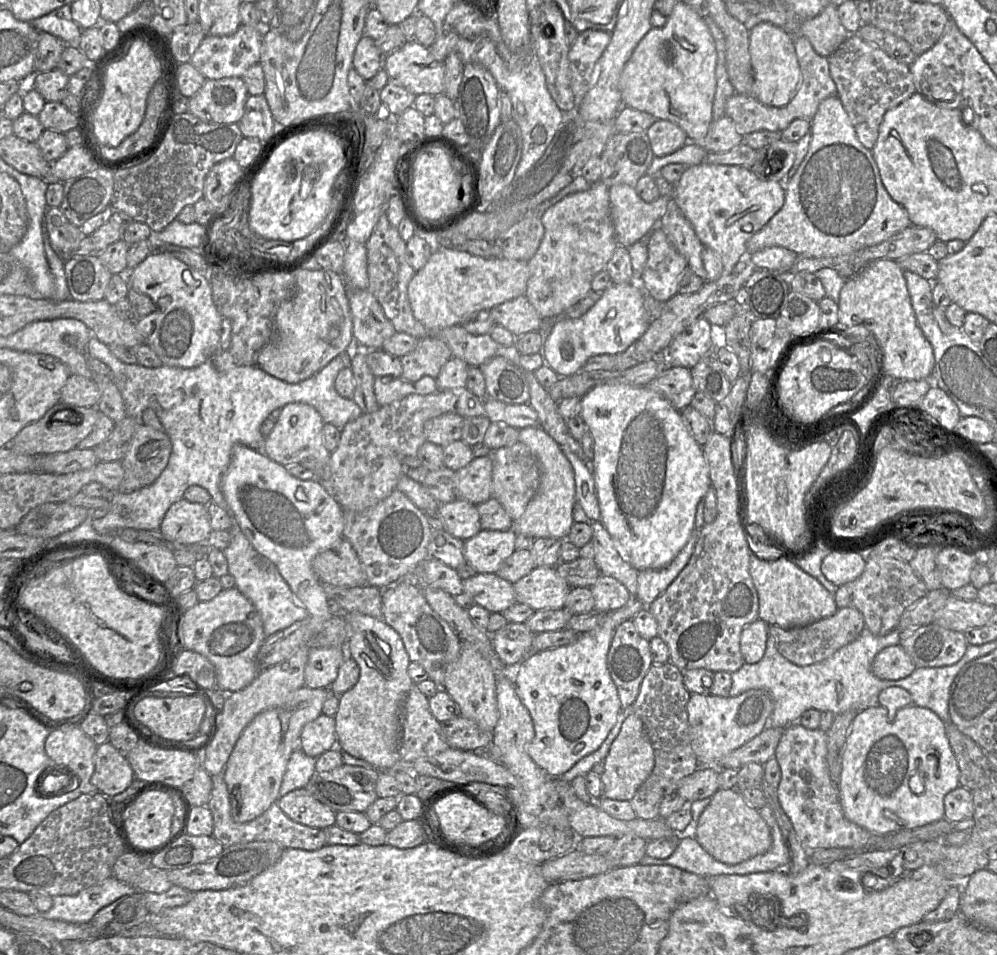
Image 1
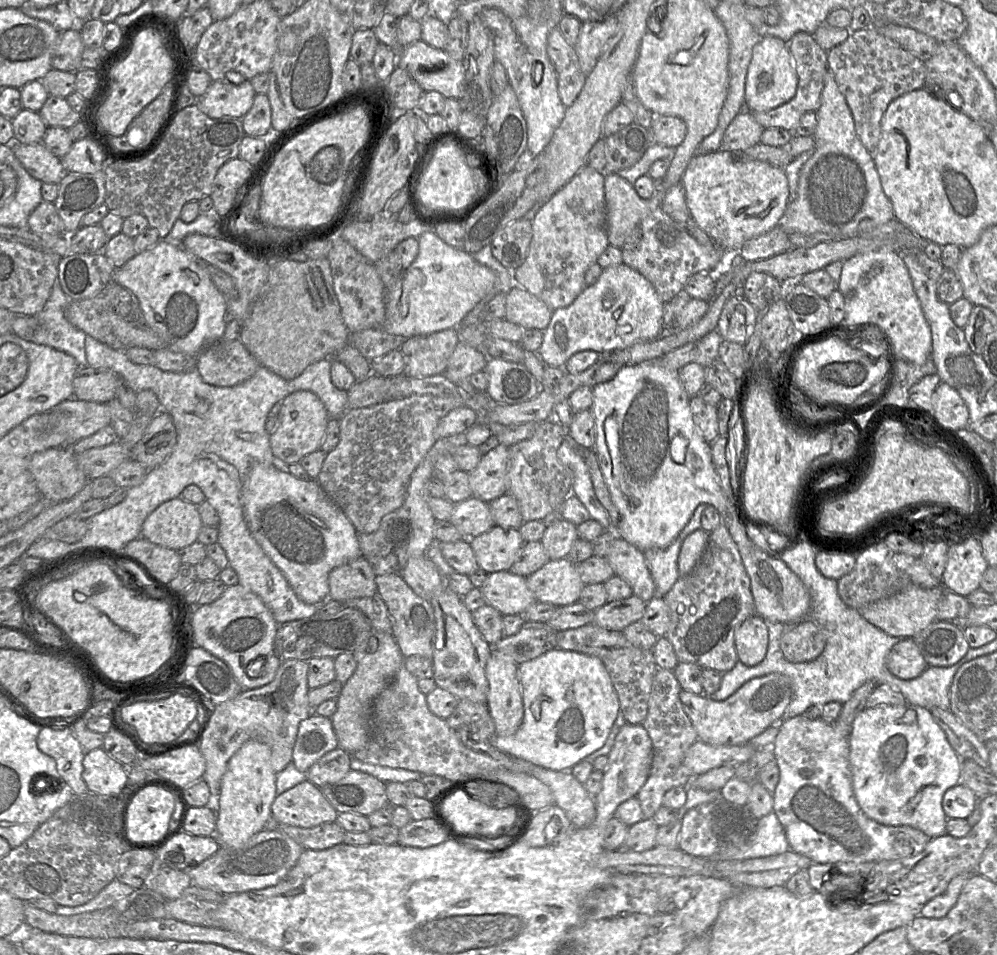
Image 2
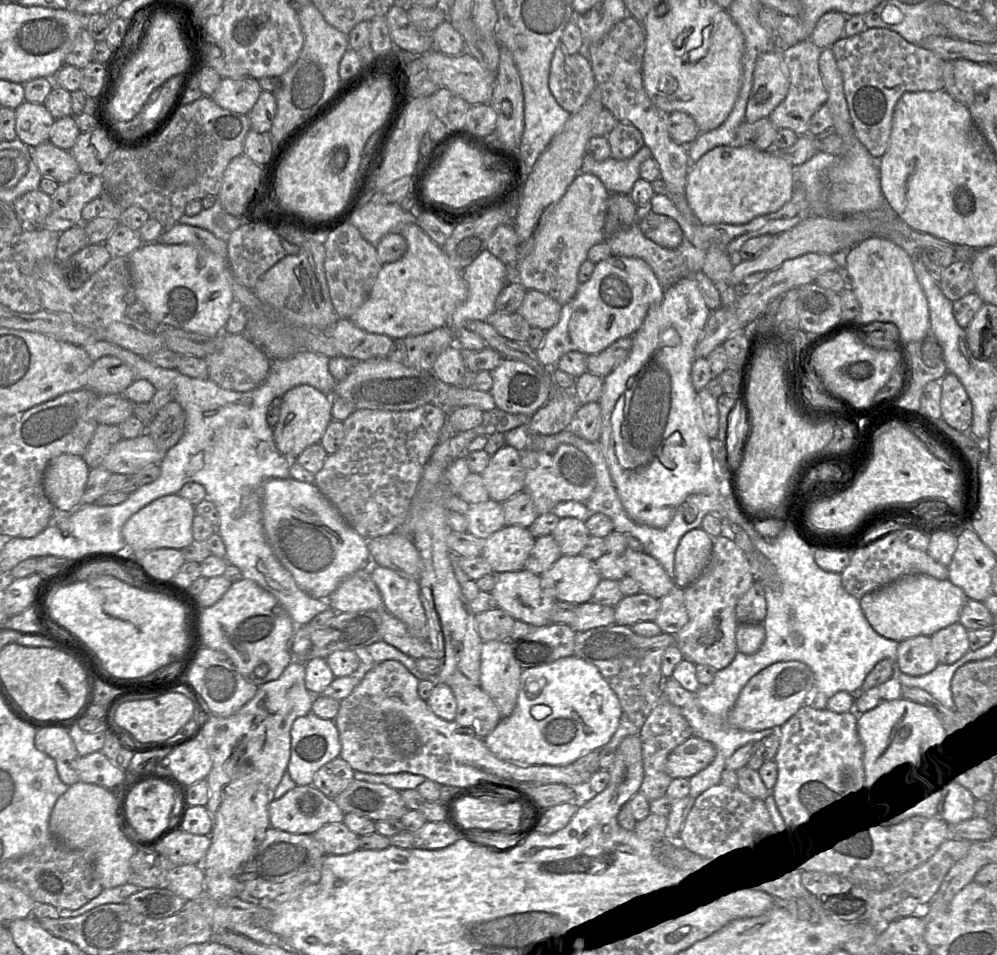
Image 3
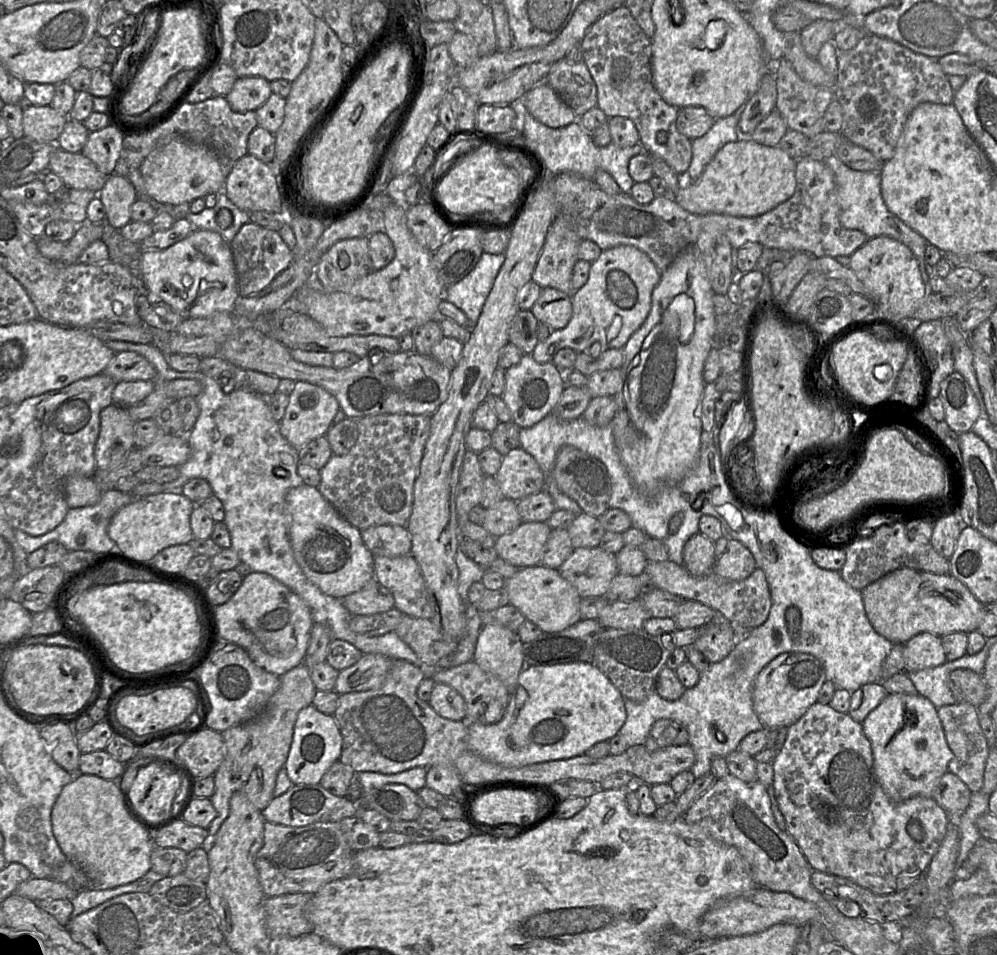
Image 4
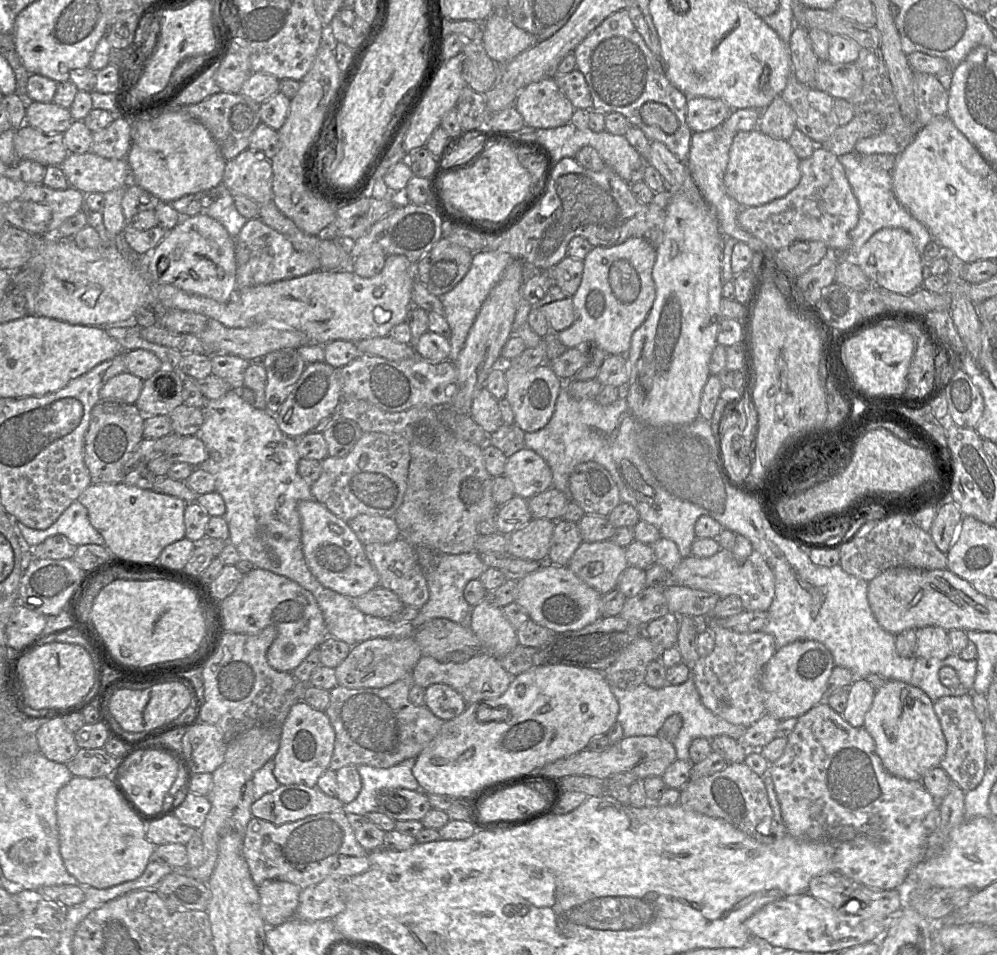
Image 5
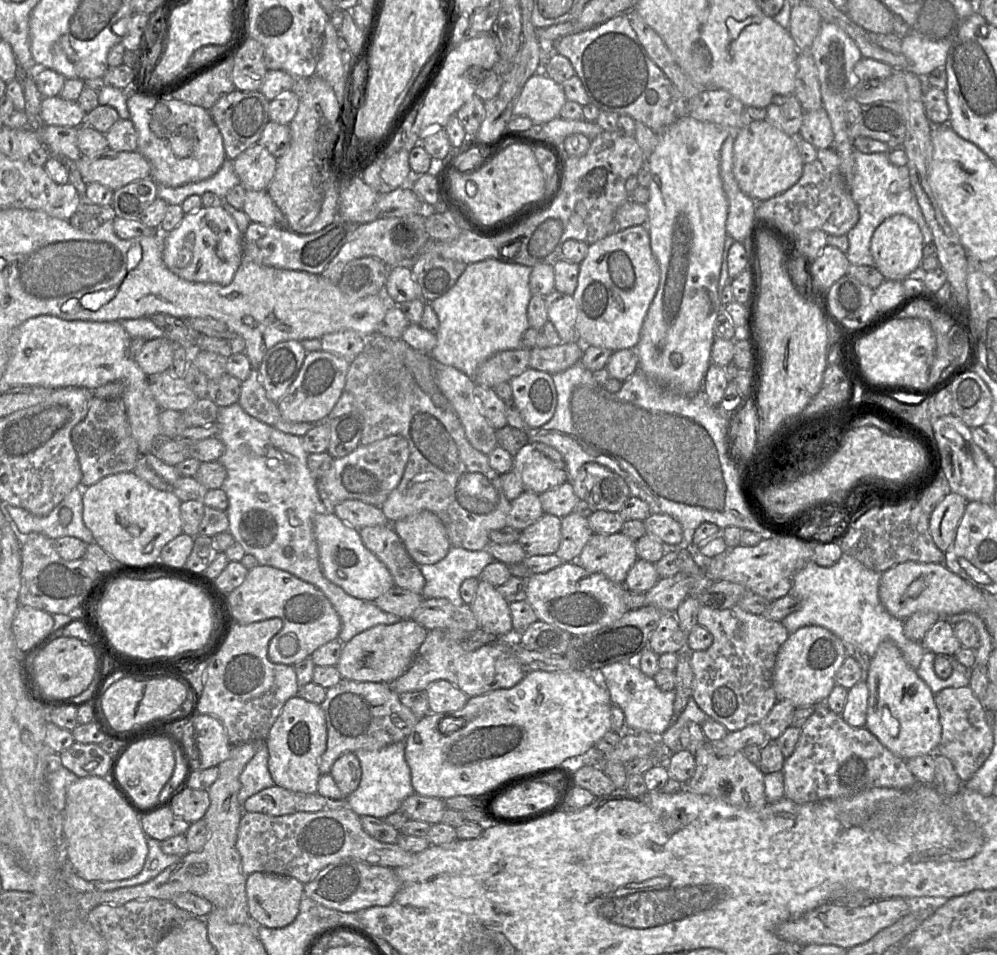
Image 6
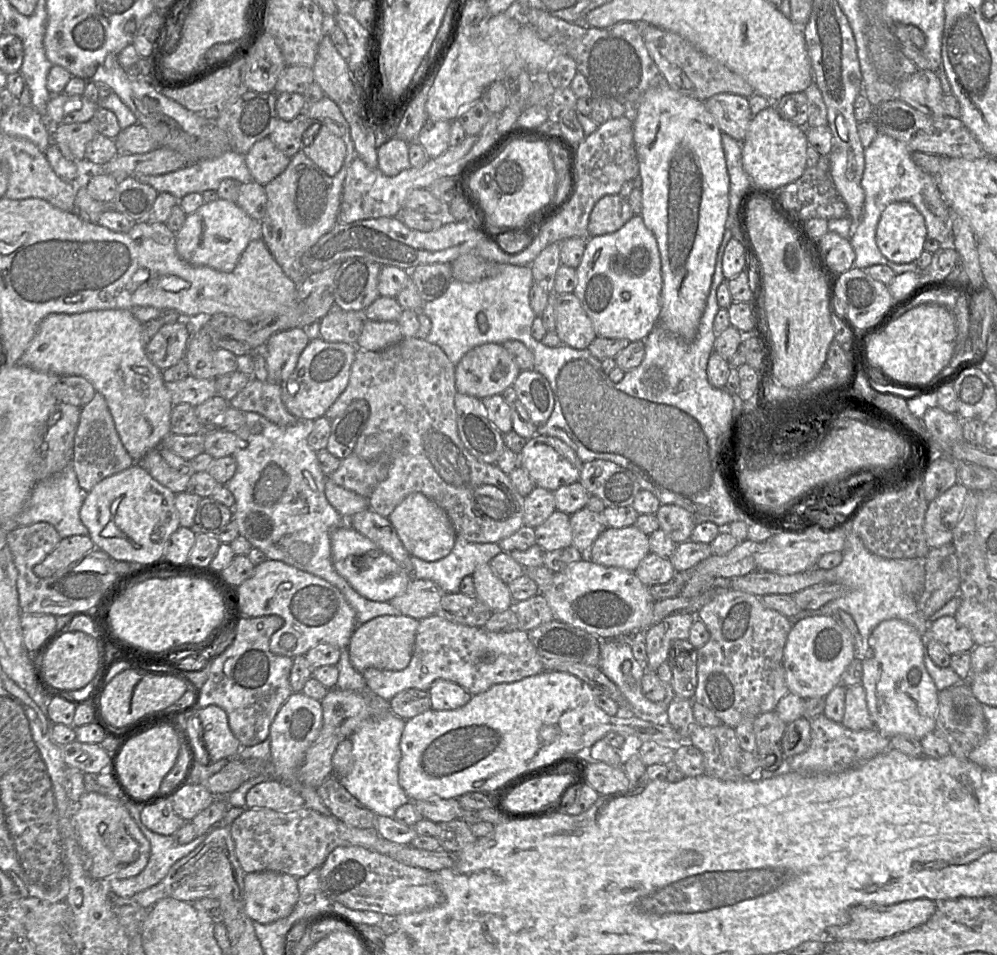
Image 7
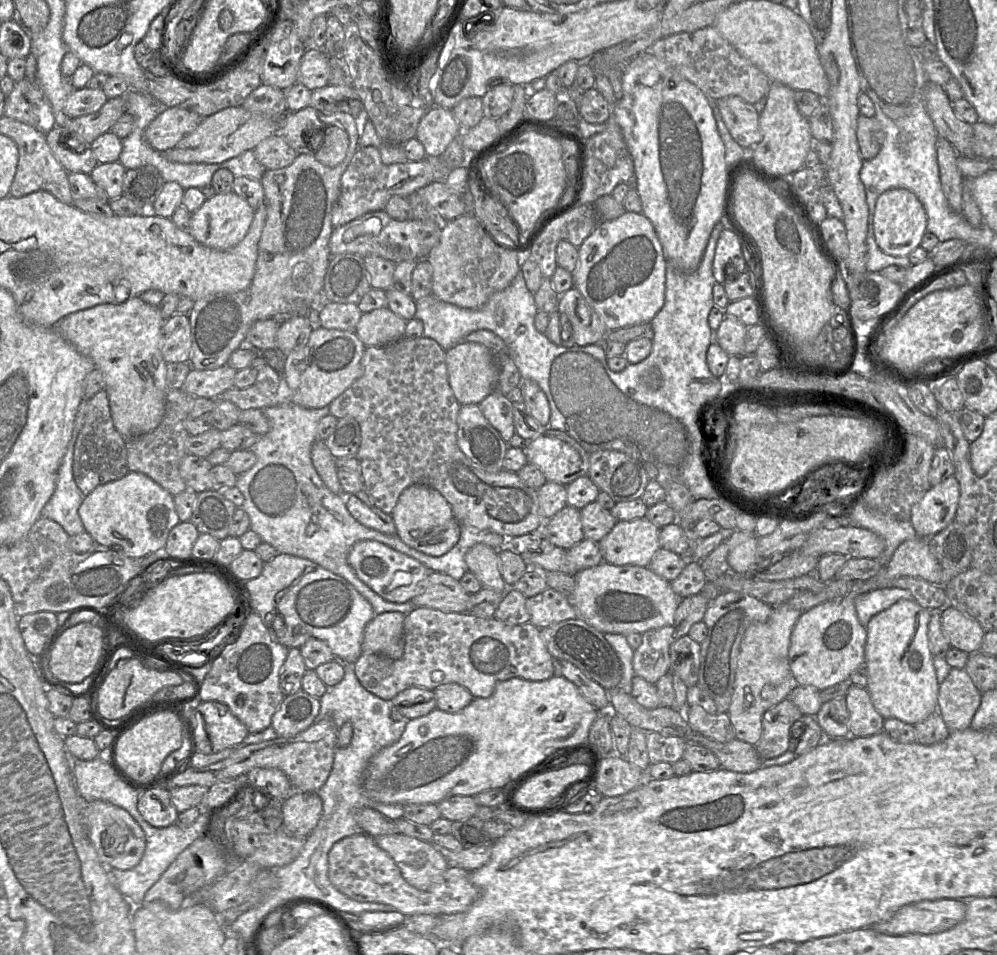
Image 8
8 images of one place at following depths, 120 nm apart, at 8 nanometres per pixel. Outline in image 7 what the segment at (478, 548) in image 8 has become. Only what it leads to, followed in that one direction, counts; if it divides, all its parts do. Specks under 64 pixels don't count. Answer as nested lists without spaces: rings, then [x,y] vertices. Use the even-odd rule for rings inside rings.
[[[489,563],[477,566],[472,577],[475,596],[483,601],[493,613],[503,612],[513,605],[514,601],[508,585],[493,572]]]

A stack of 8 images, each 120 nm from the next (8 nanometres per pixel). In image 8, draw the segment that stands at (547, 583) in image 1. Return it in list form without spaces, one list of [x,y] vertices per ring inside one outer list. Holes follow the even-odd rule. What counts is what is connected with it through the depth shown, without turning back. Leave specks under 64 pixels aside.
[[[645,517],[631,521],[617,521],[611,531],[598,542],[603,562],[618,566],[648,567],[654,554],[661,548],[659,532],[660,528]]]

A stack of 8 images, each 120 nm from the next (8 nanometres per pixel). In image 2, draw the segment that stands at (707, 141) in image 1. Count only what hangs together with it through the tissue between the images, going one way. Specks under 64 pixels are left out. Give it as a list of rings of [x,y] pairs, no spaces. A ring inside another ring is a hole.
[[[743,109],[734,117],[724,132],[721,149],[743,153],[760,143],[764,128],[755,120],[753,113]]]

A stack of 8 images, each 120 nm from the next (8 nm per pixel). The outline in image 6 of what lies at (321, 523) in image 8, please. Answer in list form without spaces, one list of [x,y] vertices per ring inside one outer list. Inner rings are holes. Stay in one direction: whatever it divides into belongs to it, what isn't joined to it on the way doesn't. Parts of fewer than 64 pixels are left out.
[[[237,402],[230,406],[219,408],[216,424],[218,425],[217,437],[223,442],[225,446],[225,452],[217,461],[219,461],[225,467],[227,472],[226,478],[220,488],[224,490],[224,492],[226,493],[229,502],[228,508],[225,510],[229,520],[228,532],[233,536],[234,540],[243,547],[245,554],[253,555],[257,559],[258,563],[261,565],[272,566],[284,570],[286,572],[289,572],[294,576],[298,577],[299,579],[314,585],[316,588],[322,591],[322,593],[327,597],[327,599],[330,601],[330,603],[332,604],[335,611],[340,617],[341,630],[339,632],[338,639],[343,644],[350,641],[355,635],[376,625],[379,624],[388,625],[399,622],[401,618],[399,618],[397,615],[381,610],[374,602],[358,599],[356,597],[347,594],[341,587],[332,583],[324,576],[319,561],[318,546],[314,534],[313,518],[316,514],[326,512],[327,510],[323,506],[318,494],[317,490],[318,479],[311,474],[308,468],[307,457],[309,453],[304,448],[302,437],[282,432],[273,426],[261,422],[257,418],[246,413]],[[452,546],[445,558],[435,564],[419,565],[424,576],[423,599],[445,598],[455,606],[464,604],[460,586],[468,578],[479,578],[494,557],[484,550],[471,551]]]

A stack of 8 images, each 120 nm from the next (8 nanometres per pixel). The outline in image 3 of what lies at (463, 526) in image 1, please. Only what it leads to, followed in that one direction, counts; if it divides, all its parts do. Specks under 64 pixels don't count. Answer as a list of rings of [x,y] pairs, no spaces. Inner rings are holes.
[[[492,499],[469,504],[464,516],[467,521],[467,532],[482,541],[506,526],[502,503]]]

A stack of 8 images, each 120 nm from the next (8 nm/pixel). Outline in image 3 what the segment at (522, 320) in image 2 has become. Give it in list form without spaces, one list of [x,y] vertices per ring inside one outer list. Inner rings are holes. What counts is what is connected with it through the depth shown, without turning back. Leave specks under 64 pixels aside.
[[[527,290],[518,312],[533,327],[548,331],[561,316],[562,305],[537,290]]]

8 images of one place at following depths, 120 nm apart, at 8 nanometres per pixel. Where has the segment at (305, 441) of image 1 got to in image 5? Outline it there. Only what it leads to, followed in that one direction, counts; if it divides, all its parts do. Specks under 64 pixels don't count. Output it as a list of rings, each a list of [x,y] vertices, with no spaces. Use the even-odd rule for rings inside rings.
[[[323,362],[307,364],[287,398],[274,415],[280,430],[287,436],[299,439],[308,434],[323,419],[331,415],[341,398],[339,368]]]

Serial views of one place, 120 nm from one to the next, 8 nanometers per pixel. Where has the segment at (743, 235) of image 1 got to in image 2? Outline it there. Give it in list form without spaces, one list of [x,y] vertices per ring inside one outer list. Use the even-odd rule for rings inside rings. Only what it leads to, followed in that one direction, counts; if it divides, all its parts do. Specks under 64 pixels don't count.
[[[723,149],[694,155],[681,184],[691,218],[725,251],[738,252],[747,241],[772,230],[789,203],[788,180],[783,168]]]

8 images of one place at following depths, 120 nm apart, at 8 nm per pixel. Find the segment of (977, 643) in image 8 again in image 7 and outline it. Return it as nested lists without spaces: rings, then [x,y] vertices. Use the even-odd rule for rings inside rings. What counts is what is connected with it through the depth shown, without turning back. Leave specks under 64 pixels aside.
[[[942,616],[937,620],[930,622],[929,637],[937,640],[950,655],[964,651],[971,652],[976,646],[970,631],[959,624],[954,616]]]

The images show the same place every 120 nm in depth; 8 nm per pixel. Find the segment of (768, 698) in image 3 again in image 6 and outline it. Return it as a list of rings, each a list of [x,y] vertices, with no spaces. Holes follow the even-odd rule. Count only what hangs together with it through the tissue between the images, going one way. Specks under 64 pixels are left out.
[[[809,625],[789,634],[778,650],[773,670],[778,700],[790,700],[797,708],[824,704],[836,685],[836,673],[847,656],[845,643],[824,627]]]

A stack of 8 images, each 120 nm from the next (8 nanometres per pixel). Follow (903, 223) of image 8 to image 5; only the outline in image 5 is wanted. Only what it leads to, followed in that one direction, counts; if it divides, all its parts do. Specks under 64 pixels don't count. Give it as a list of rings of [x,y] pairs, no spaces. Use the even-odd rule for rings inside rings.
[[[883,228],[875,232],[851,259],[858,264],[871,282],[899,294],[911,294],[923,285],[922,260],[912,235],[902,228]]]

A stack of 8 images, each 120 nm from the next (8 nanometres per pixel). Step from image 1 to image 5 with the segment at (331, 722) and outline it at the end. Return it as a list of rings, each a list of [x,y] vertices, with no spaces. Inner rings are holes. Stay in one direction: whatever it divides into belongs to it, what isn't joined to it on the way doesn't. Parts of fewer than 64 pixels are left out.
[[[304,700],[294,704],[283,723],[273,774],[281,785],[317,786],[319,778],[329,769],[334,751],[335,730],[325,711],[317,710]]]

